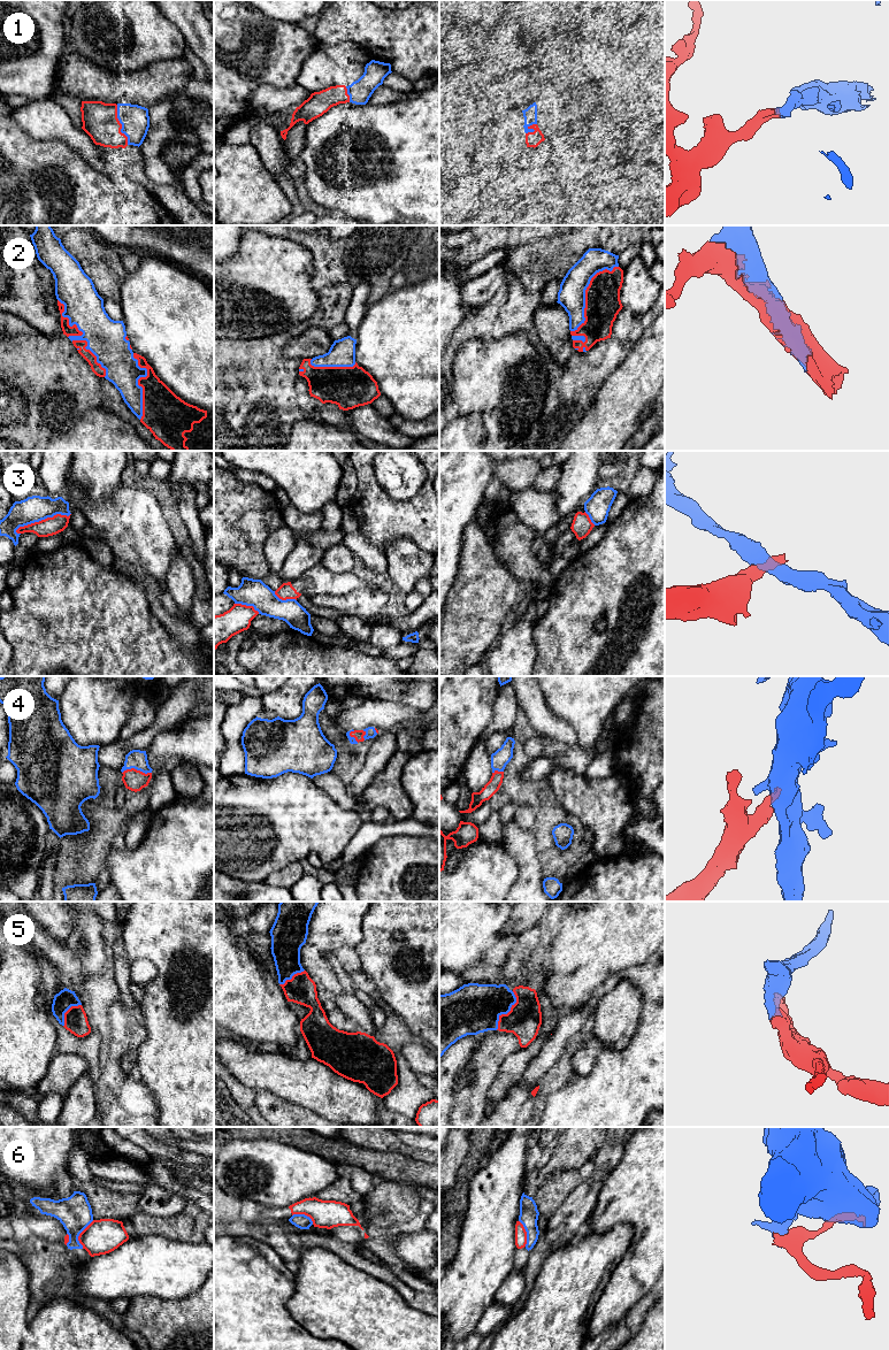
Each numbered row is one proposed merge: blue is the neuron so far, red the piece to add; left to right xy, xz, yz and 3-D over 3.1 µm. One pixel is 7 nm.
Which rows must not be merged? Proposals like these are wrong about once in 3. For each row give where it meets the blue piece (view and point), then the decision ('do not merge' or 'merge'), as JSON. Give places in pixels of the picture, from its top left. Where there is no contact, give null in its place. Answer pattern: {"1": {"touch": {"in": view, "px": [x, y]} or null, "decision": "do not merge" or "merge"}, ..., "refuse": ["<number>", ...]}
{"1": {"touch": {"in": "xy", "px": [121, 123]}, "decision": "merge"}, "2": {"touch": {"in": "yz", "px": [584, 293]}, "decision": "merge"}, "3": {"touch": {"in": "xy", "px": [43, 519]}, "decision": "do not merge"}, "4": {"touch": {"in": "xy", "px": [136, 768]}, "decision": "merge"}, "5": {"touch": {"in": "yz", "px": [507, 1012]}, "decision": "merge"}, "6": {"touch": {"in": "xy", "px": [79, 1233]}, "decision": "do not merge"}, "refuse": ["3", "6"]}

